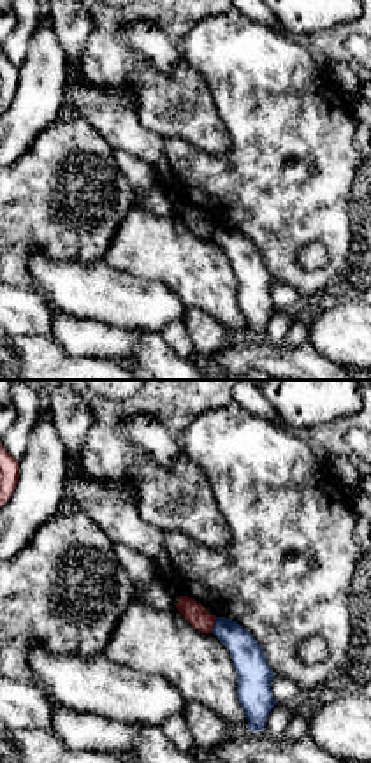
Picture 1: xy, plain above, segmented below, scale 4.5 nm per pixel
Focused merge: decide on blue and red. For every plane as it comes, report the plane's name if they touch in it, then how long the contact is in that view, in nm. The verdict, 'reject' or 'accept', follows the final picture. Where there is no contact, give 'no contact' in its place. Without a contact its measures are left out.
meets blue in xy; contact 80 nm long

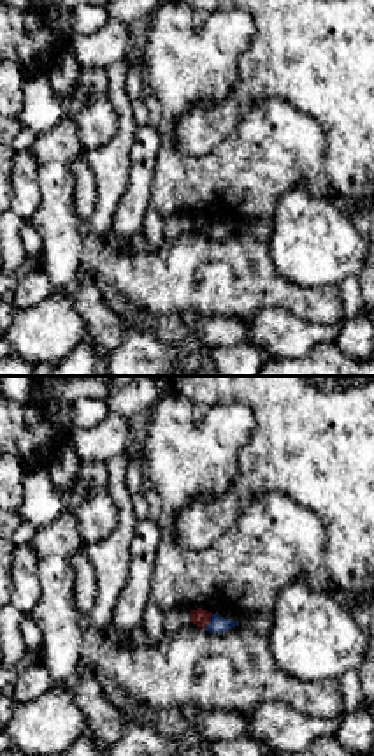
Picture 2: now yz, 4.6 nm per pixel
meets blue in yz; contact 80 nm long

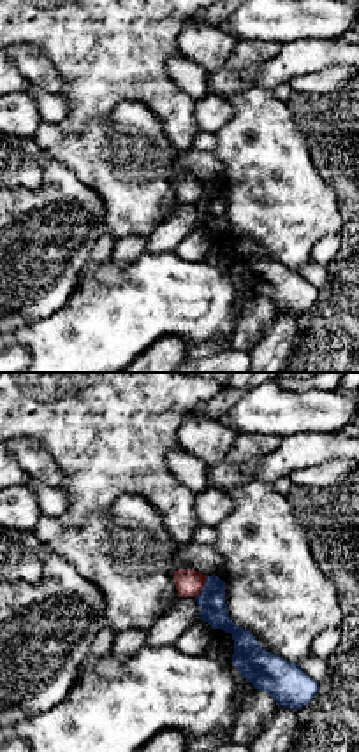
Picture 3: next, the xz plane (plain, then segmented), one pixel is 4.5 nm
meets blue in xz; contact 120 nm long

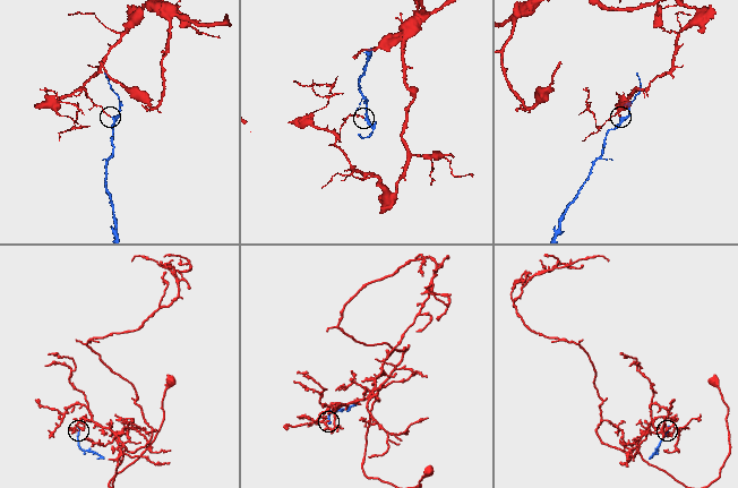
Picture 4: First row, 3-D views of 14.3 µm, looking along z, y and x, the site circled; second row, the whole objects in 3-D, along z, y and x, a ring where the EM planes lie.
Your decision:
reject

